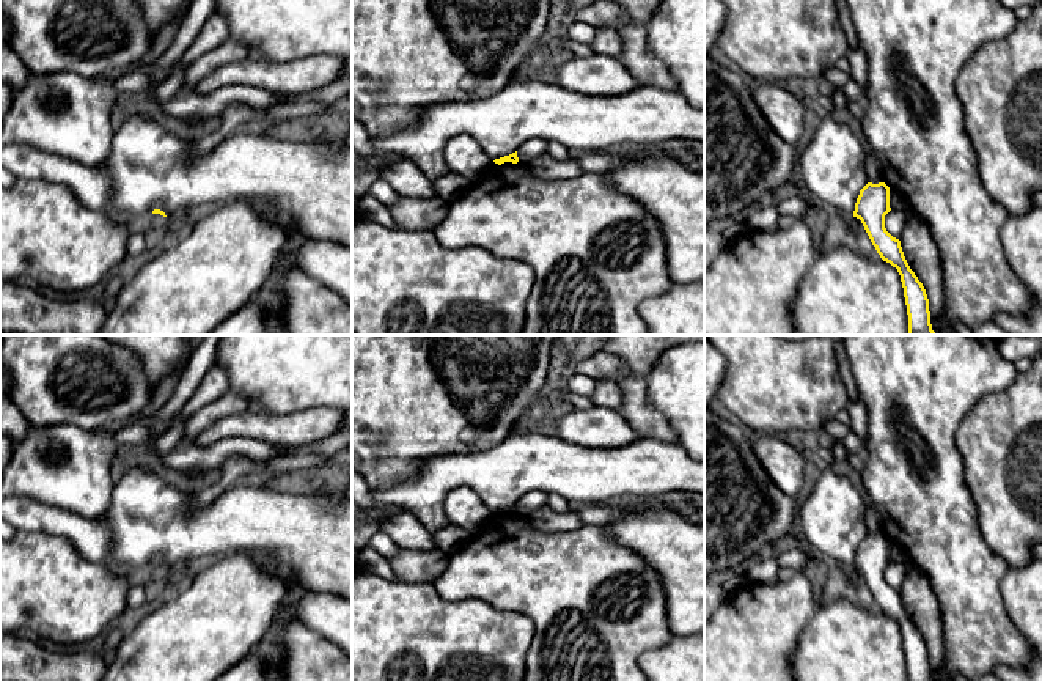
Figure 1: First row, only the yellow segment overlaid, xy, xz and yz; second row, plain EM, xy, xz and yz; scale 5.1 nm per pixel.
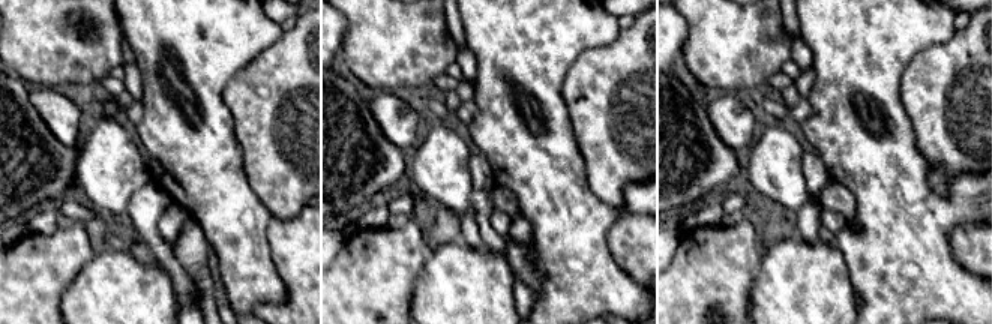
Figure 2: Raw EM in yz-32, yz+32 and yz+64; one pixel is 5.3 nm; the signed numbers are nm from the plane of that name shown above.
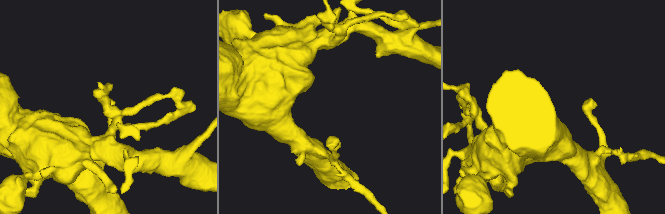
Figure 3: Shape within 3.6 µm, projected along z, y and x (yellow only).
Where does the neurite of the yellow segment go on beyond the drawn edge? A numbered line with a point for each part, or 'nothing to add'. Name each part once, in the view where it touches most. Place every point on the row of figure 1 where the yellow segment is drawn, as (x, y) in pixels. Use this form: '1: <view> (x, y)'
nothing to add

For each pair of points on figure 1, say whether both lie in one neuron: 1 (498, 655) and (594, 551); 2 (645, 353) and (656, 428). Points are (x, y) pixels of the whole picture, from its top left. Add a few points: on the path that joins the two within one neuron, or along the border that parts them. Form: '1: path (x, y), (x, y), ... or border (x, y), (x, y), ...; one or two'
1: border (495, 607), (522, 612), (533, 623), (527, 656); two
2: path (637, 371), (637, 409); one

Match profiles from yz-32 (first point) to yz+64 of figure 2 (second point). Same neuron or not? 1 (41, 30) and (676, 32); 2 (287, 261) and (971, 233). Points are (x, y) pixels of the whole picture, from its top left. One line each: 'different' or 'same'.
1: different
2: same

